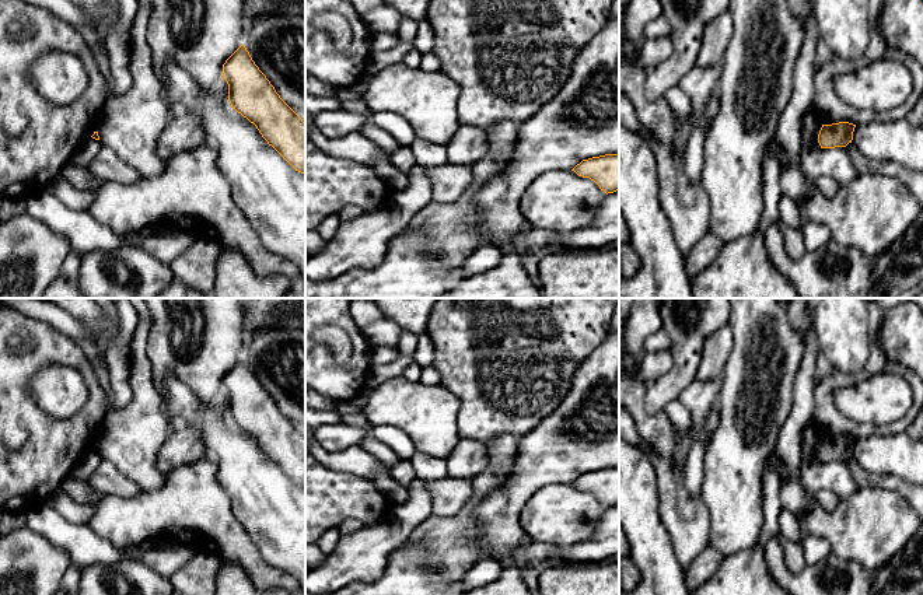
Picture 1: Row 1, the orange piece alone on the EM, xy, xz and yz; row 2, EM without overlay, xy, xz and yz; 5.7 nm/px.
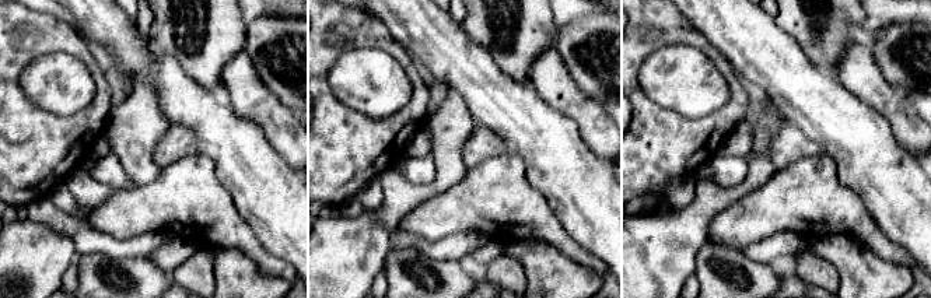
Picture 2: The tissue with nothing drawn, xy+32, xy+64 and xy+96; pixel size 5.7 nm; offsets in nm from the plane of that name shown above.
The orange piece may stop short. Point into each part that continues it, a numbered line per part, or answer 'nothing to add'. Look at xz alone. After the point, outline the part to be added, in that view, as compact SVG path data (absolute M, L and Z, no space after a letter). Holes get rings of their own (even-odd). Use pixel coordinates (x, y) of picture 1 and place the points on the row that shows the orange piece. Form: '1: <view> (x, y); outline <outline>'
nothing to add

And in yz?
nothing to add

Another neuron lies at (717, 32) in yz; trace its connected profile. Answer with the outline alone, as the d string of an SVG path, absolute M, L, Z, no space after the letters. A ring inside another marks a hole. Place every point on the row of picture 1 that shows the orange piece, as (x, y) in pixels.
M727 10L707 22L696 67L714 67L717 64L723 64L731 35L733 17Z

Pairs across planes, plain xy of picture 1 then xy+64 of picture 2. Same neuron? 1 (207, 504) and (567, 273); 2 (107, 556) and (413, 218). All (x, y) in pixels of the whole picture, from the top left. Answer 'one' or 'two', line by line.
1: two
2: two

